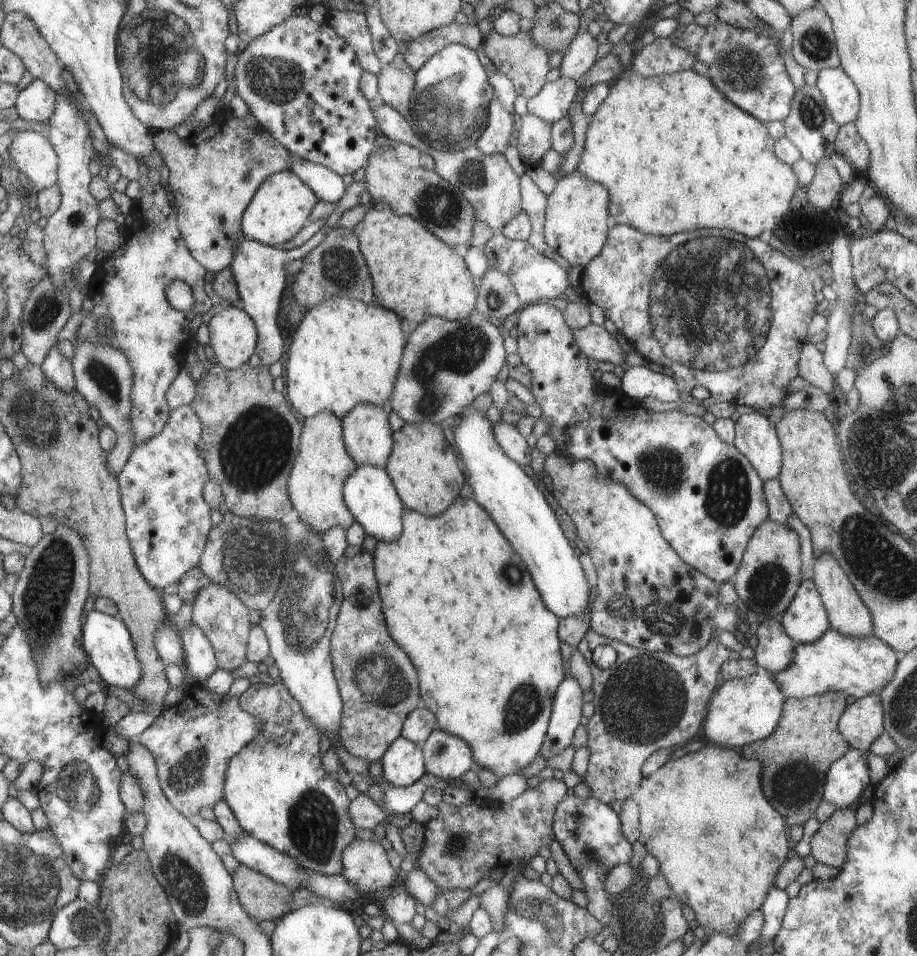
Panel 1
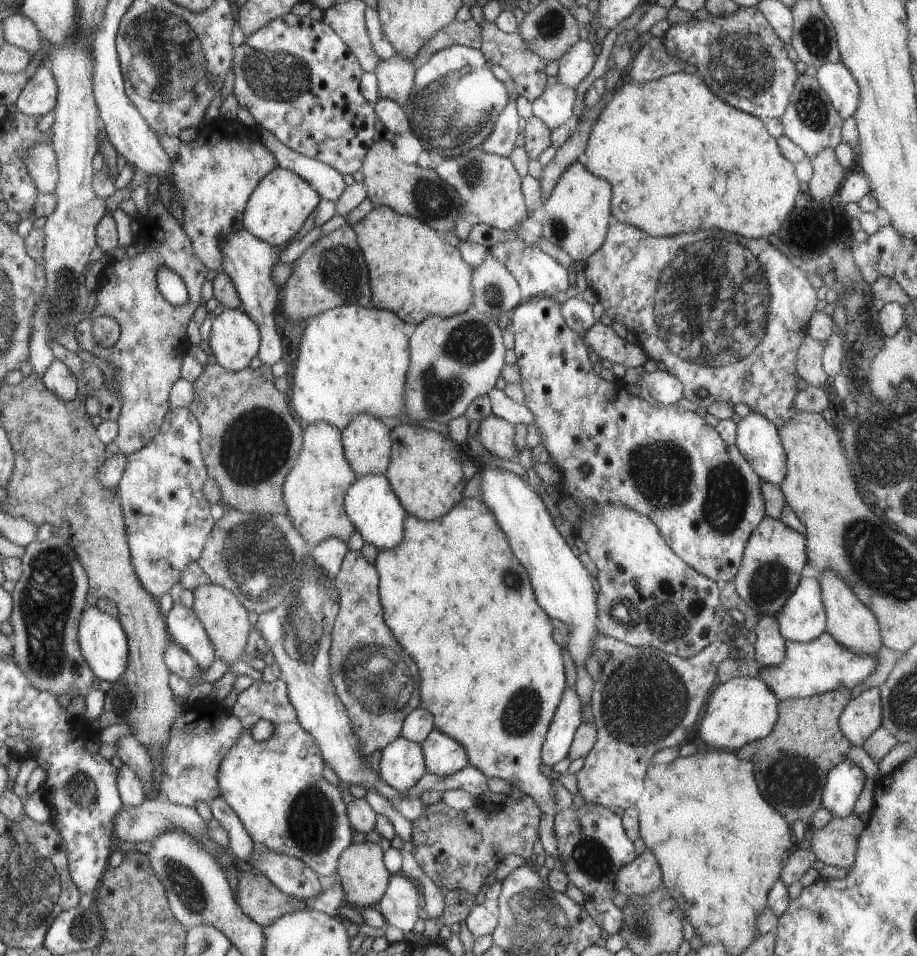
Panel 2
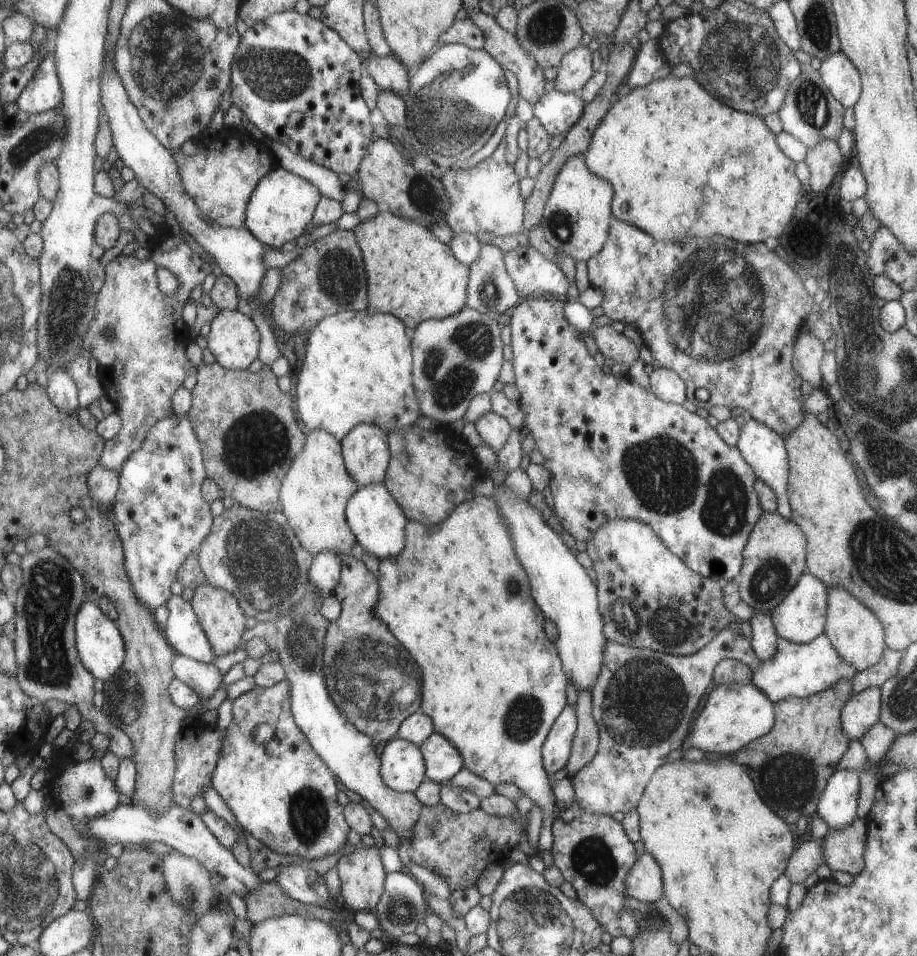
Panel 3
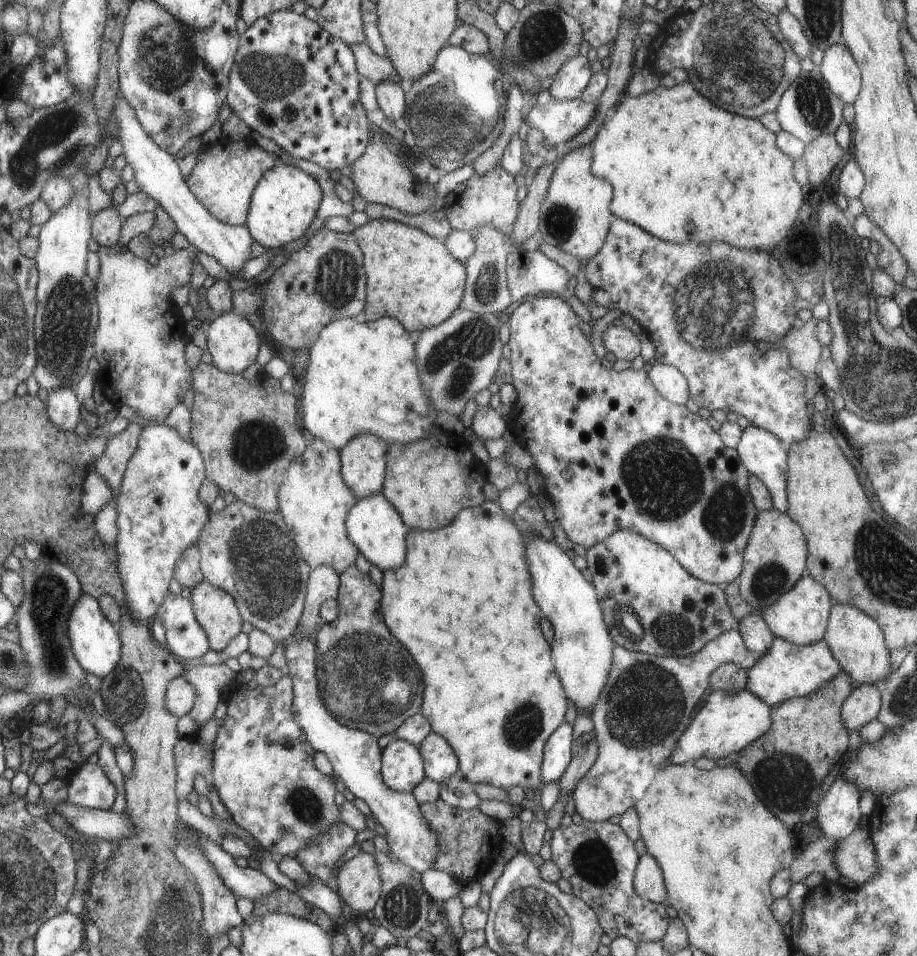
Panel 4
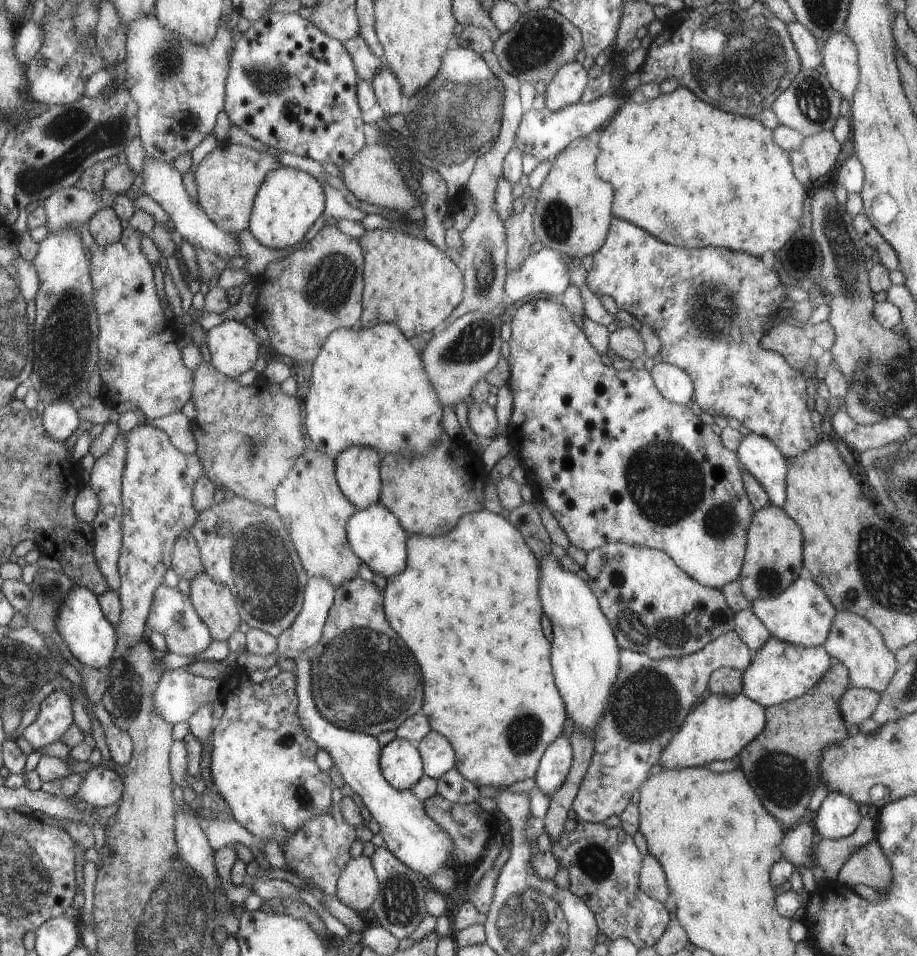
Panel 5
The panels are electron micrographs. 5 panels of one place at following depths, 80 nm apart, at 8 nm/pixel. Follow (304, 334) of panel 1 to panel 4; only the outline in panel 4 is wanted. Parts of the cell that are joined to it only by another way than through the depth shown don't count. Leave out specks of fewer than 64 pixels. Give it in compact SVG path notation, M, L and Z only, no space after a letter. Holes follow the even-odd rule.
M355 317L333 320L311 348L301 398L304 428L339 451L364 433L376 435L388 444L405 445L425 439L437 416L420 383L414 344L402 325L389 317L371 323L361 323Z

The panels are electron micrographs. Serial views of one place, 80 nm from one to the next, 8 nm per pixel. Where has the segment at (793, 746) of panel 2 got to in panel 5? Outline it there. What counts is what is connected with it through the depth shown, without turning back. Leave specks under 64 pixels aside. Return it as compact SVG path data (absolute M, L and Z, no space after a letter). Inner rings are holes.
M833 662L827 674L802 696L766 709L766 727L738 753L739 766L751 789L787 830L805 814L813 790L820 784L819 771L823 752L831 744L847 739L848 726L841 714L842 696L849 691L849 670Z

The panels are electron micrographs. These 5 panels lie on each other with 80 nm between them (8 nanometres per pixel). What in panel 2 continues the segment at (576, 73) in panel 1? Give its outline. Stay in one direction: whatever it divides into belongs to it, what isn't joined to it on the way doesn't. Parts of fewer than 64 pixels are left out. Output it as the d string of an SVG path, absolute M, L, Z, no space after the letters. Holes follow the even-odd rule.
M577 40L558 61L557 82L574 90L589 74L596 56L593 54L593 46L587 40Z

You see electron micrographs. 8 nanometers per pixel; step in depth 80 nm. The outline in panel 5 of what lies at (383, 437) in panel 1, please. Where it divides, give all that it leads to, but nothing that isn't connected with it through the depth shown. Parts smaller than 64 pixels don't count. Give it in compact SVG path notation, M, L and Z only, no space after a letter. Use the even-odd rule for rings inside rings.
M357 444L336 455L339 485L357 510L380 502L384 453Z

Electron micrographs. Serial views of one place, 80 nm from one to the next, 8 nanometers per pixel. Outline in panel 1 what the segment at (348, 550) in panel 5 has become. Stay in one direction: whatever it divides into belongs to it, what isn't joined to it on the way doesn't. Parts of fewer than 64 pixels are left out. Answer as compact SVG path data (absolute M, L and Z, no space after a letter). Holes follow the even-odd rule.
M318 412L313 418L304 420L302 447L290 476L289 490L300 520L307 523L315 533L323 536L333 527L347 529L356 521L347 506L344 488L357 467L357 461L347 450L343 421L337 415Z

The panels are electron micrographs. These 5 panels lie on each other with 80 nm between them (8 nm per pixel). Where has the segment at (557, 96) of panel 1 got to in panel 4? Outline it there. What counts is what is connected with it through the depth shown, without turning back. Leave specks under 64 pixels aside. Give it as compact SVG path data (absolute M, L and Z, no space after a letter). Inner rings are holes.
M549 98L543 105L529 108L523 129L534 127L538 132L541 132L544 137L544 151L559 144L563 146L590 124L590 121L596 116L597 104L597 101L586 103L580 99L557 101Z

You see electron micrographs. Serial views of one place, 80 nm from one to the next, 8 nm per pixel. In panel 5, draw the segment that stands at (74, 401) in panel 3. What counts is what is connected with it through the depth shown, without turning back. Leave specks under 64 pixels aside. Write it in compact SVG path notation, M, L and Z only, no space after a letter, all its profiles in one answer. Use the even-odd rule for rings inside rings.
M59 400L46 406L44 420L46 430L55 438L65 442L81 424L82 413L73 402Z

